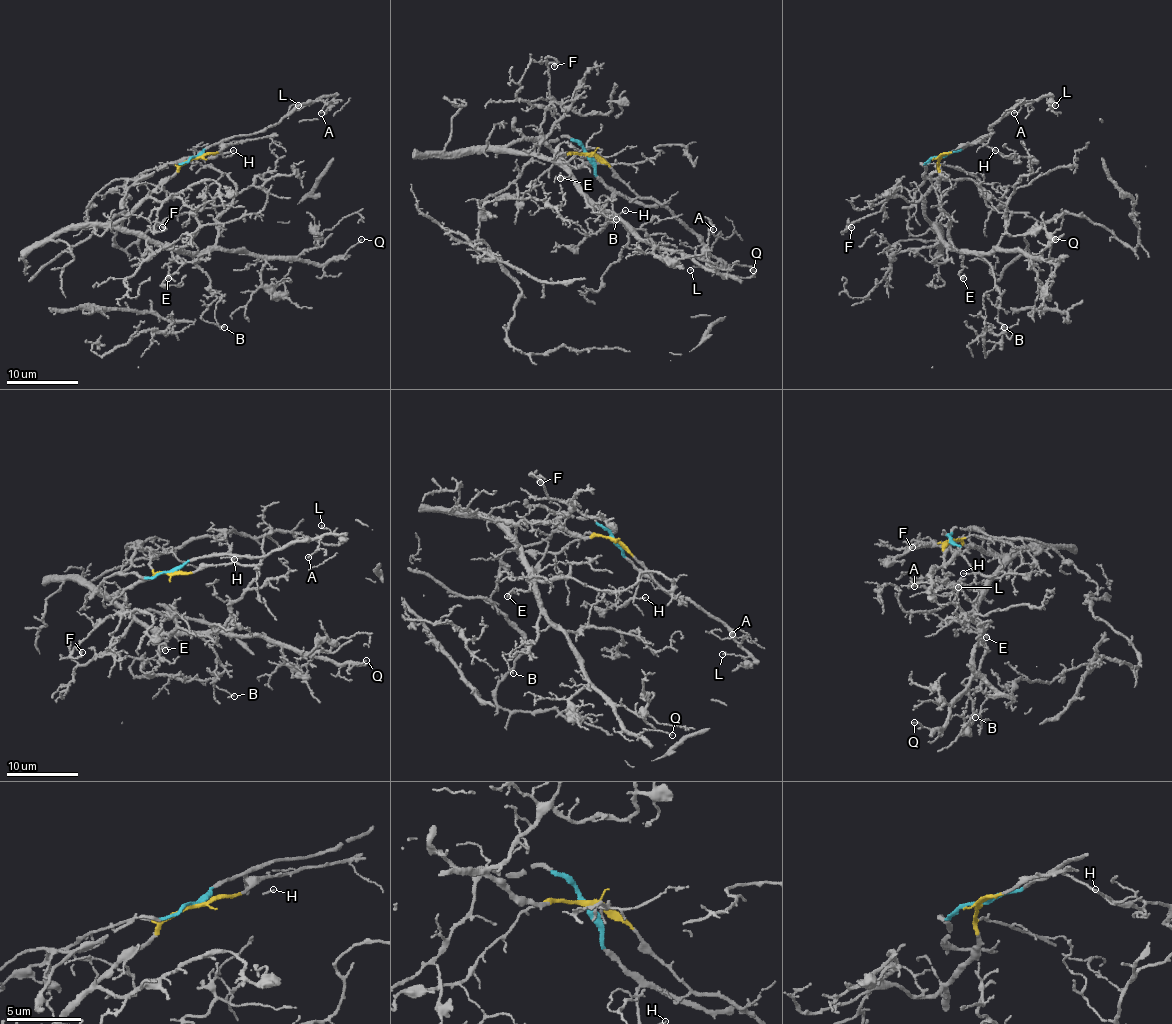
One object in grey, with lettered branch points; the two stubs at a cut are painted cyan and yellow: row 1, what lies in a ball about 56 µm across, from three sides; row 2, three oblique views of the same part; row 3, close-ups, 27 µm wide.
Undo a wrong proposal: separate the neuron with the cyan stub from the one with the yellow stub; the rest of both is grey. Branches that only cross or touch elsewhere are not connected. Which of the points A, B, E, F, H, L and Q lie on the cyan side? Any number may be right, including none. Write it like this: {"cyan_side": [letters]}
{"cyan_side": ["A", "H", "L"]}

